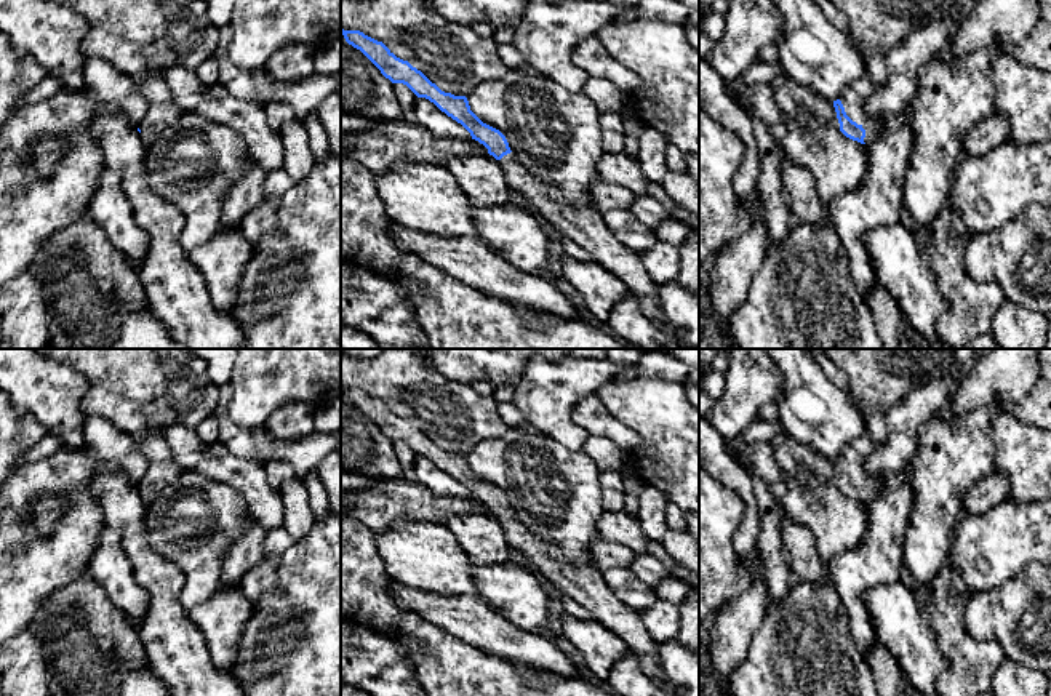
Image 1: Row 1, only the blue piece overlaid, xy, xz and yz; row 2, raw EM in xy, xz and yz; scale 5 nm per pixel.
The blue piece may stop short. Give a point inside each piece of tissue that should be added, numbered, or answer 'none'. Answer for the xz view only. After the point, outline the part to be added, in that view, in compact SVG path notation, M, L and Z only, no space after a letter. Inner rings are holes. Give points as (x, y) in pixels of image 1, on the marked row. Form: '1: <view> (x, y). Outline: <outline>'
1: xz (586, 226). Outline: M510 152L498 162L512 192L525 197L536 214L587 250L593 262L613 272L627 286L629 294L637 298L643 314L680 341L664 322L656 296L657 285L648 275L640 254L616 238L603 214L593 206L566 203L561 189L537 178L522 155Z

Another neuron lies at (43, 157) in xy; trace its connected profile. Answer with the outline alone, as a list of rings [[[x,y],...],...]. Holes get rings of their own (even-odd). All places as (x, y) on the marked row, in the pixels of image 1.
[[[53,136],[42,138],[30,154],[30,162],[40,176],[48,176],[58,158],[67,150],[67,142]]]

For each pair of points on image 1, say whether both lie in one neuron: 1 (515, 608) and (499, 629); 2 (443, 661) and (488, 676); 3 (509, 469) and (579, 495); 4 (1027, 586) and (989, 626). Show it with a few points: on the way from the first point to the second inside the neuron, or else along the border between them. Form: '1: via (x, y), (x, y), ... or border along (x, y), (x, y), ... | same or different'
1: border along (479, 596), (517, 628), (541, 632) | different
2: via (455, 672), (458, 676), (477, 676) | same
3: via (527, 469), (562, 487) | same
4: via (1019, 596), (999, 616) | same

